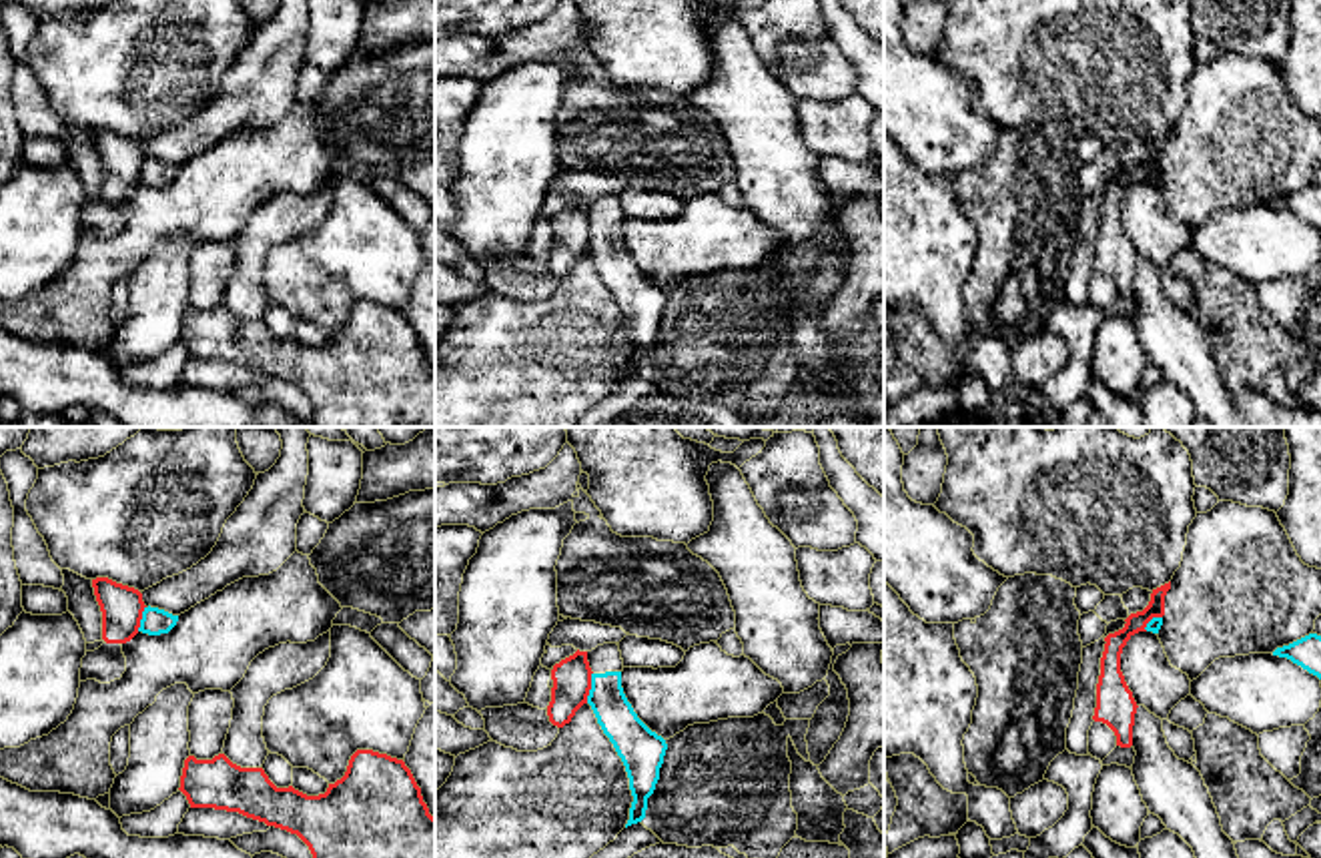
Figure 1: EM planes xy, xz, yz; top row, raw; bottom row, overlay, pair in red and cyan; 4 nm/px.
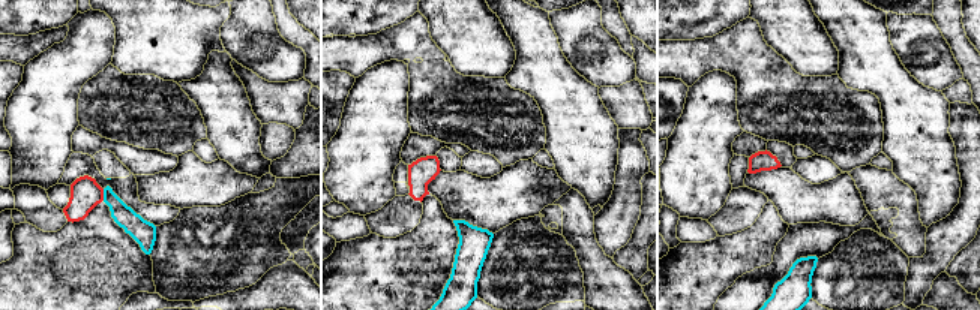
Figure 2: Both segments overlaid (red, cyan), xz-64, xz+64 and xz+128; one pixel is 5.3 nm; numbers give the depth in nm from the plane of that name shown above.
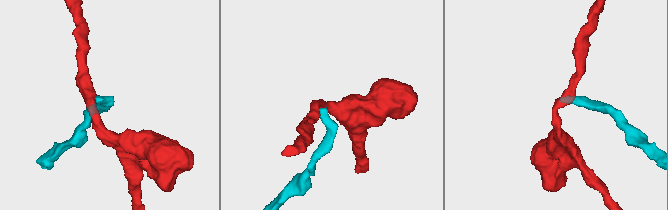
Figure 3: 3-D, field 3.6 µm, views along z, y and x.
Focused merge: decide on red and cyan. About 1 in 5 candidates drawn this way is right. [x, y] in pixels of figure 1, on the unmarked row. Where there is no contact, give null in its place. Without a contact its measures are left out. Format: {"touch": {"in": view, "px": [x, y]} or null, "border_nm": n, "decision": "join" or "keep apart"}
{"touch": {"in": "xz", "px": [590, 239]}, "border_nm": 130, "decision": "keep apart"}

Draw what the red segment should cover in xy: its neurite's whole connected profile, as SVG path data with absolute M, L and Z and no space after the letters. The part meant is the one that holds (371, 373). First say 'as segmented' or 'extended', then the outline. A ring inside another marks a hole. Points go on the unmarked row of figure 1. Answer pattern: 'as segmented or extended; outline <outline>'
as segmented; outline M357 301L347 323L325 345L277 339L263 319L241 319L225 305L184 311L180 339L190 359L239 363L297 385L311 401L313 427L435 427L435 369L403 311Z

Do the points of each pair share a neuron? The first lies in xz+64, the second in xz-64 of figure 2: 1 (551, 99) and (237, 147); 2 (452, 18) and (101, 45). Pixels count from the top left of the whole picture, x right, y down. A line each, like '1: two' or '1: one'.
1: one
2: two

